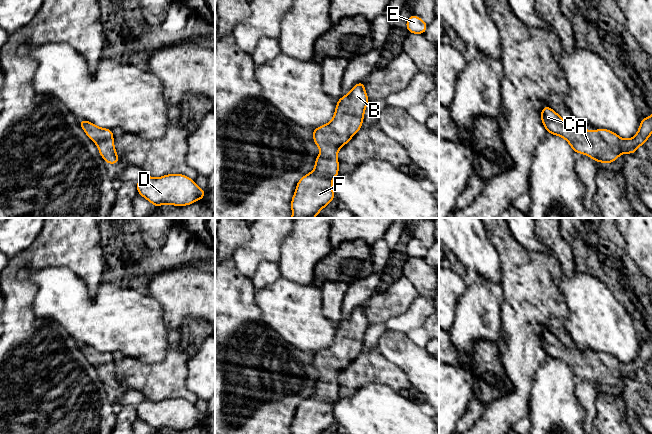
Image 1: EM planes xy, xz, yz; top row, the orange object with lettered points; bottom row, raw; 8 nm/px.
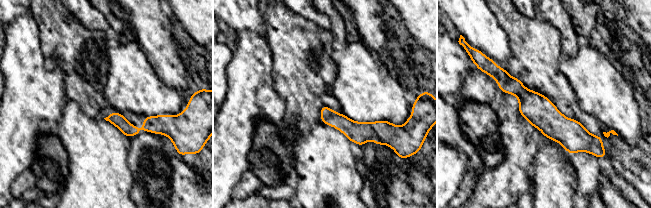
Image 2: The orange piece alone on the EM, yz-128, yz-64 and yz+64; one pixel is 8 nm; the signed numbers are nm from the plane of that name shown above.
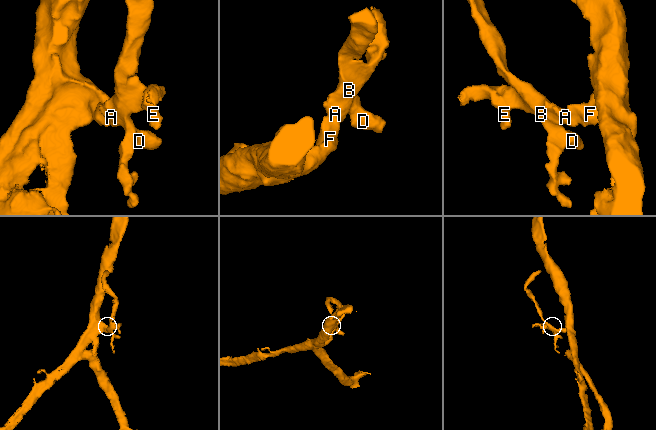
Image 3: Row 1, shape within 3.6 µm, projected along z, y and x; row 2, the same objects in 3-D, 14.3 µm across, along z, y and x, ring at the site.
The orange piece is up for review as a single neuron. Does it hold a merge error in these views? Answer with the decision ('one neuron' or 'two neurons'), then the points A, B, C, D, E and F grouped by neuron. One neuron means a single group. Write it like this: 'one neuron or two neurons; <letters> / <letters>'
one neuron; A B C D E F

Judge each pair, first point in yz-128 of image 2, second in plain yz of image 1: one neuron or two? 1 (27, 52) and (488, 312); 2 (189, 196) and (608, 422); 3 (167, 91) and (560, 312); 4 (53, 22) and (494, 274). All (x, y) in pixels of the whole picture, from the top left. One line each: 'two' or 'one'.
1: one
2: one
3: two
4: two

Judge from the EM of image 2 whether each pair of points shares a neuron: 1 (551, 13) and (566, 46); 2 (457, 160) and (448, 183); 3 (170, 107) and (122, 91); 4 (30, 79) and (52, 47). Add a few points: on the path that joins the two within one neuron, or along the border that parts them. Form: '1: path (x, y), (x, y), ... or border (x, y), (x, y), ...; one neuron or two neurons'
1: path (559, 21), (566, 28), (568, 38); one neuron
2: path (451, 166), (448, 169), (448, 177); one neuron
3: path (158, 97), (147, 95), (141, 91), (134, 91); one neuron
4: border (39, 34), (46, 66), (58, 68), (61, 74); two neurons

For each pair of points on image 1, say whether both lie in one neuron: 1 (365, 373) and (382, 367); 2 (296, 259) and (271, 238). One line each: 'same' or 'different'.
1: same
2: different

